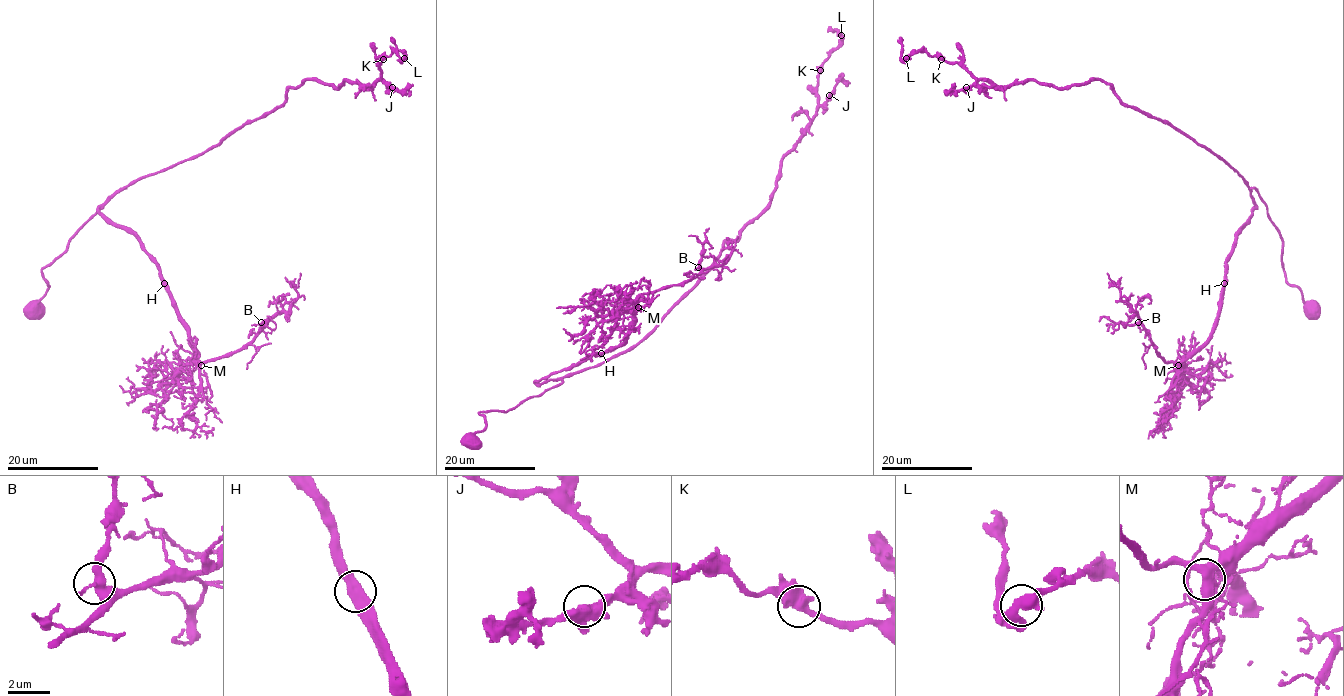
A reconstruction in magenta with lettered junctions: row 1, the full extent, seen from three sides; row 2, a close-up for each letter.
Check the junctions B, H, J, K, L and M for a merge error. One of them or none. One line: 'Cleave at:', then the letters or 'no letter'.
Cleave at: no letter

